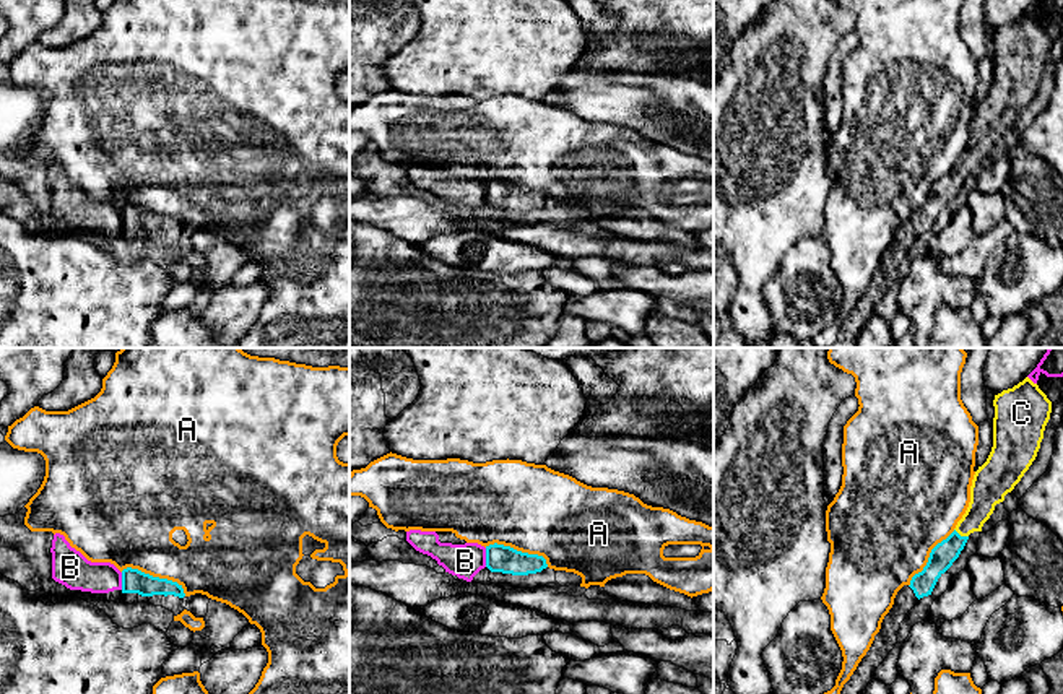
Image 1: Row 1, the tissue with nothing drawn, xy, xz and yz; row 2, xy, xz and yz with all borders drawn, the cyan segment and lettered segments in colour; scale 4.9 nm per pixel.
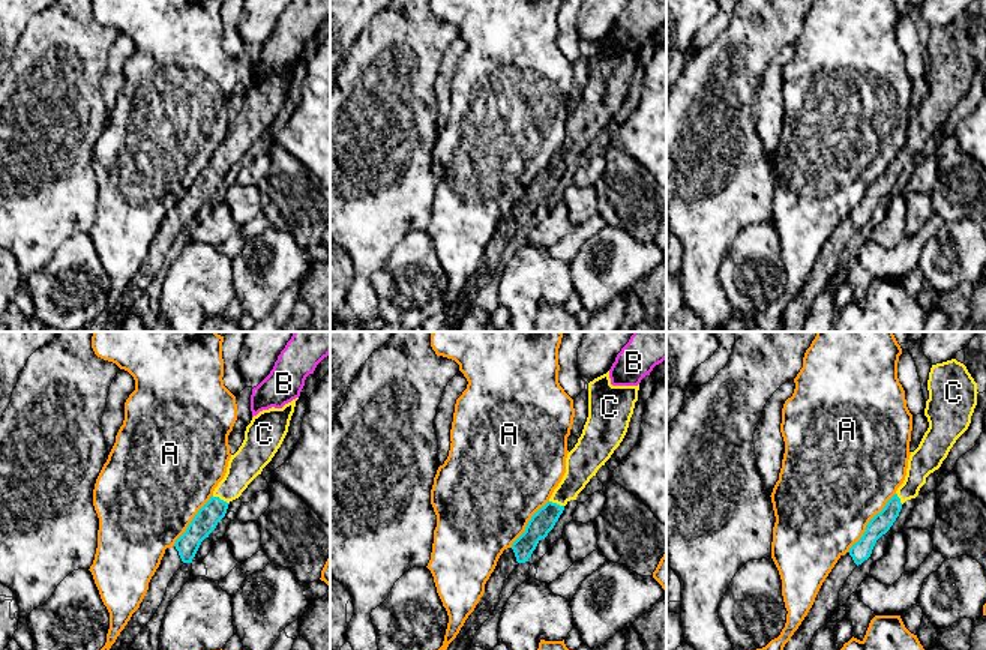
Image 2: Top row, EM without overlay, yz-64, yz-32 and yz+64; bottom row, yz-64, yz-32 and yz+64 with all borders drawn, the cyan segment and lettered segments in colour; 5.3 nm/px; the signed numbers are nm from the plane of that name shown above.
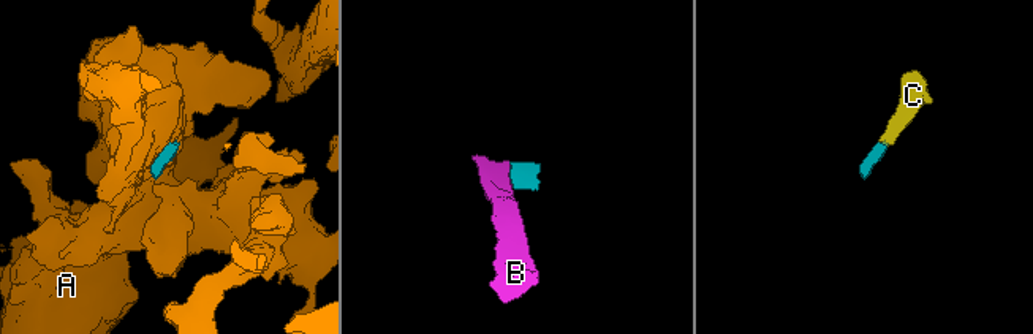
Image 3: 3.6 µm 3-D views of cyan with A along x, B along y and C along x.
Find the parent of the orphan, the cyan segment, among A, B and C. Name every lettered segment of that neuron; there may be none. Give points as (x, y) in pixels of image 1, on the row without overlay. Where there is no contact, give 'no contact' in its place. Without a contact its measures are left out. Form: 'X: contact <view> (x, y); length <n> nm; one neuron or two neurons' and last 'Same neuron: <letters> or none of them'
A: contact xy (155, 213); length 340 nm; two neurons
B: contact xz (486, 194); length 100 nm; two neurons
C: contact yz (959, 171); length 80 nm; one neuron
Same neuron: C

